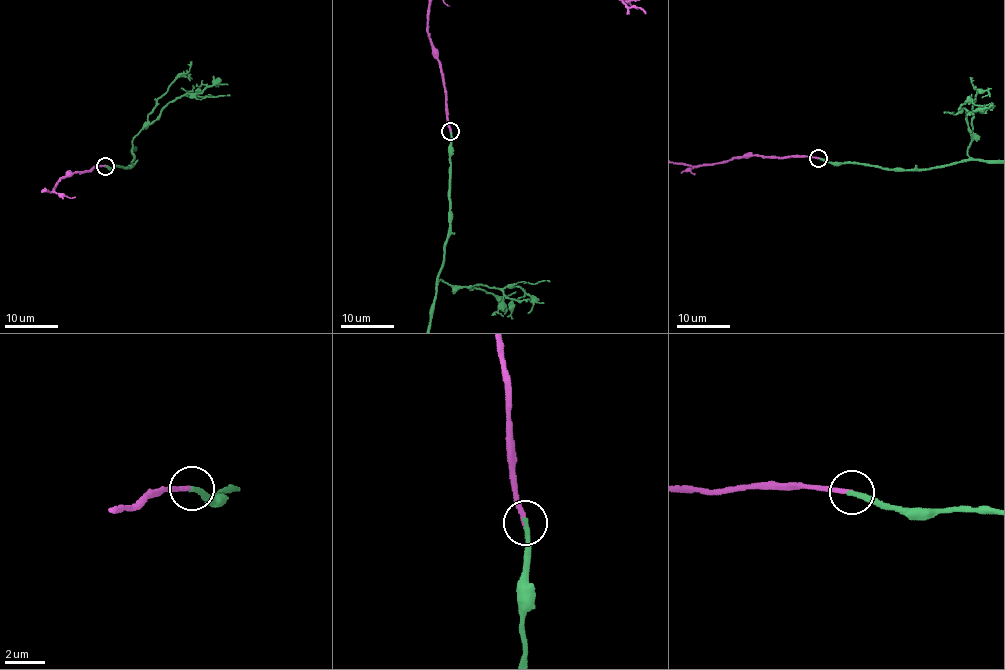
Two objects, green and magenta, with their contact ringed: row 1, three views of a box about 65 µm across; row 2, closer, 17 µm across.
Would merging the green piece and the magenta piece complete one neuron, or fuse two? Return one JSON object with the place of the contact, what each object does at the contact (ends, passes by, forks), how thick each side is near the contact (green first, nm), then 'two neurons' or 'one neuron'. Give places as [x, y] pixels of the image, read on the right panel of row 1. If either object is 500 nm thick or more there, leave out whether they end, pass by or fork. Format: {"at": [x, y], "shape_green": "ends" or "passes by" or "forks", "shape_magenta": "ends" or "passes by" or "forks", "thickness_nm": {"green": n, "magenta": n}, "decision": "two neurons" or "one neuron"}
{"at": [818, 158], "shape_green": "ends", "shape_magenta": "ends", "thickness_nm": {"green": 260, "magenta": 240}, "decision": "one neuron"}

